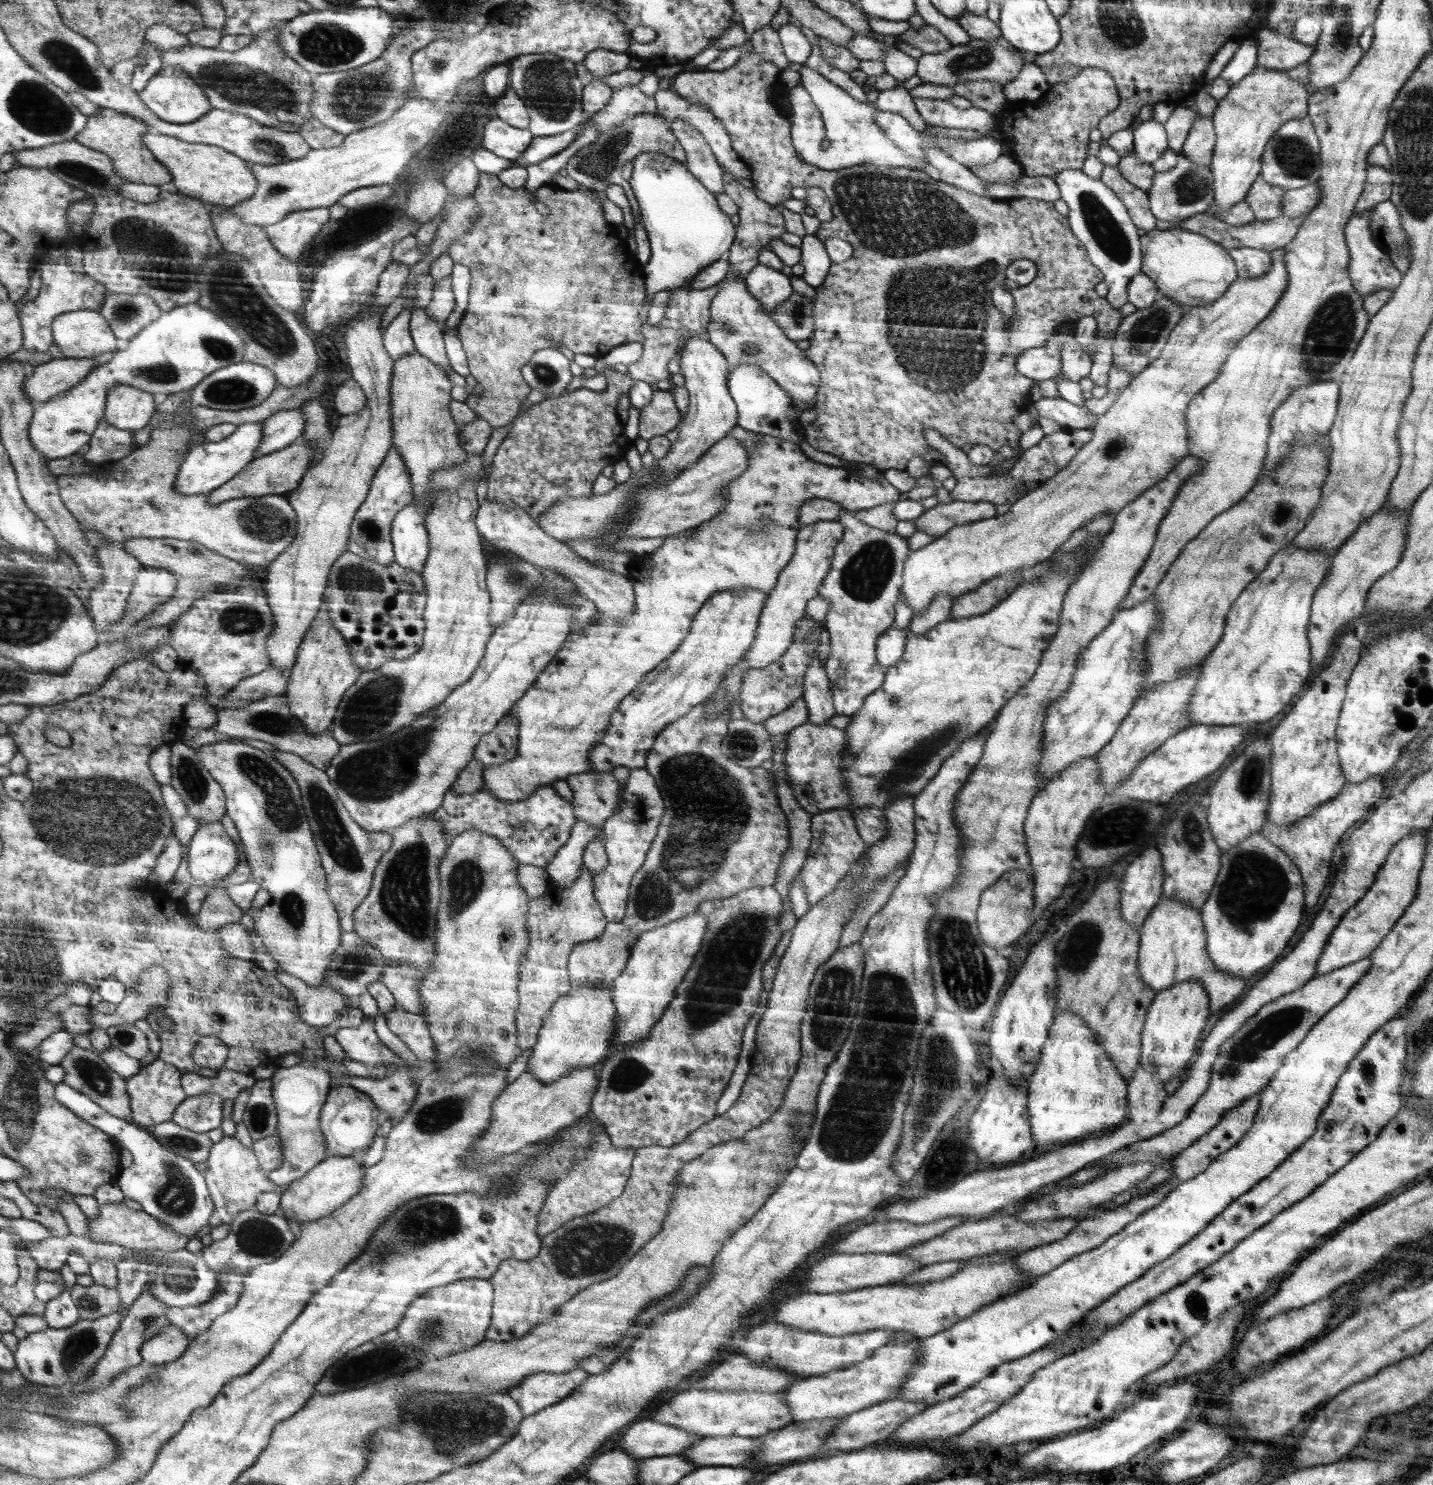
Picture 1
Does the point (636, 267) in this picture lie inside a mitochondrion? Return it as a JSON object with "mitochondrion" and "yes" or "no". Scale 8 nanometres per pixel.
{"mitochondrion":"no"}

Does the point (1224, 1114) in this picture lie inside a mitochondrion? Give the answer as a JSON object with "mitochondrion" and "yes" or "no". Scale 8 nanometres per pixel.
{"mitochondrion":"no"}

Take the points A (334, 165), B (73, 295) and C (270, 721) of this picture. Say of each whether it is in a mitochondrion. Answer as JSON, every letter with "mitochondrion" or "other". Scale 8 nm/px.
{"A":"other","B":"other","C":"mitochondrion"}

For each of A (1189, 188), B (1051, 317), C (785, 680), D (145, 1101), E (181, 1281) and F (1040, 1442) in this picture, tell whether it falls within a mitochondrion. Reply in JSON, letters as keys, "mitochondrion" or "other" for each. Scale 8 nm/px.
{"A":"mitochondrion","B":"other","C":"other","D":"other","E":"mitochondrion","F":"other"}

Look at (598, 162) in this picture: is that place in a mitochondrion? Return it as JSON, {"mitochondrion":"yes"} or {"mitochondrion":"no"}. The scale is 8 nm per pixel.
{"mitochondrion":"yes"}

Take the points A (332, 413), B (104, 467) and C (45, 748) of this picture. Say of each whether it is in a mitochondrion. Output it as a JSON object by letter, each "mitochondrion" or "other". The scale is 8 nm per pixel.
{"A":"other","B":"other","C":"other"}

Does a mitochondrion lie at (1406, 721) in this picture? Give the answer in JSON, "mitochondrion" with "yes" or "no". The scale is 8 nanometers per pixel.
{"mitochondrion":"no"}

